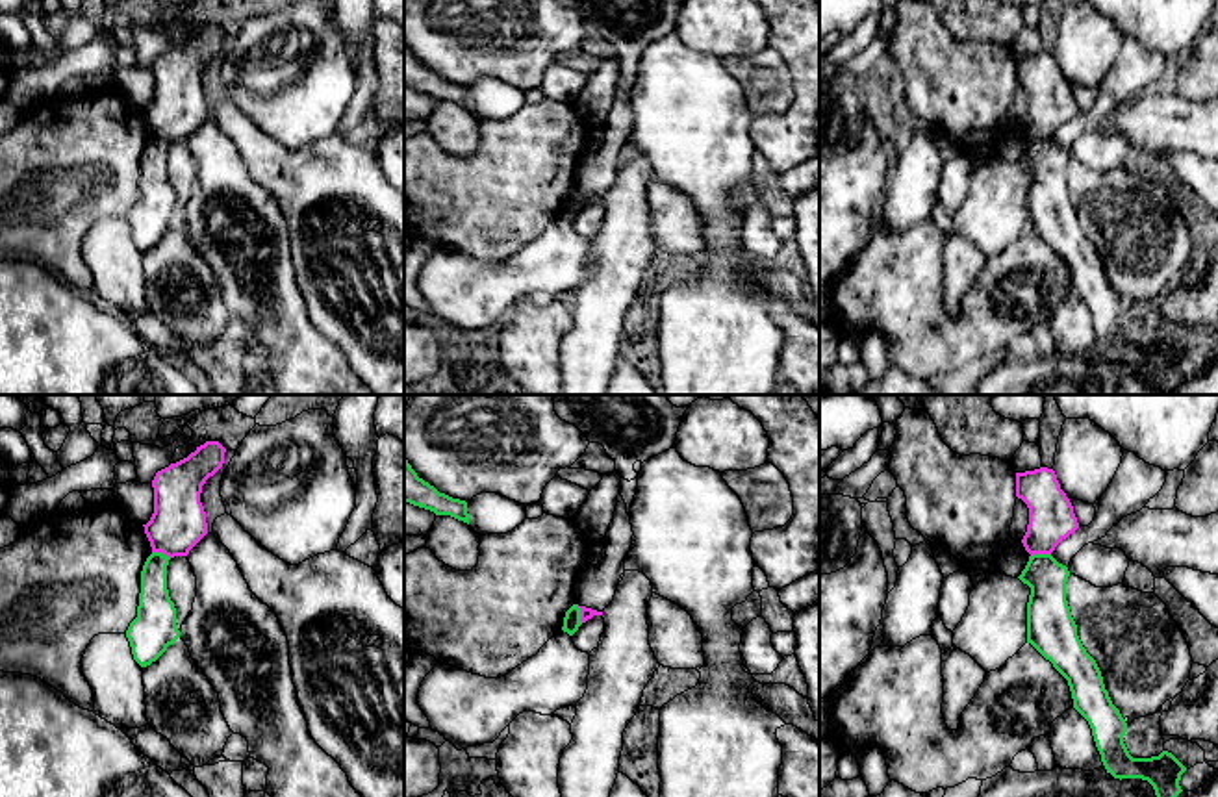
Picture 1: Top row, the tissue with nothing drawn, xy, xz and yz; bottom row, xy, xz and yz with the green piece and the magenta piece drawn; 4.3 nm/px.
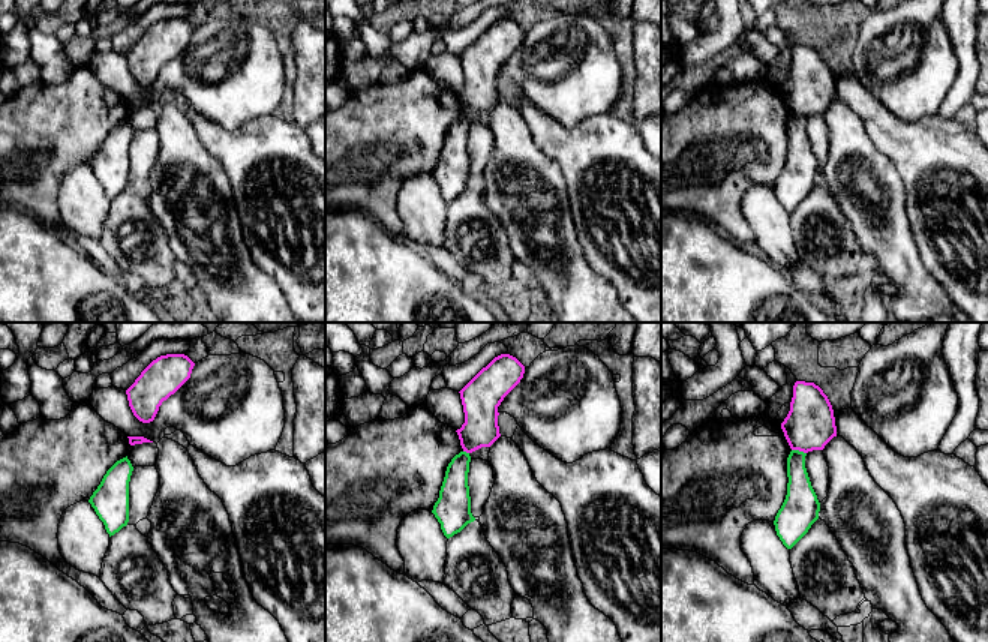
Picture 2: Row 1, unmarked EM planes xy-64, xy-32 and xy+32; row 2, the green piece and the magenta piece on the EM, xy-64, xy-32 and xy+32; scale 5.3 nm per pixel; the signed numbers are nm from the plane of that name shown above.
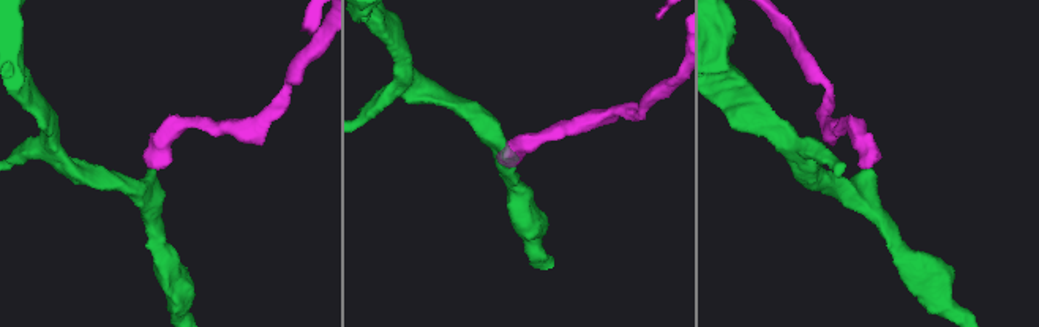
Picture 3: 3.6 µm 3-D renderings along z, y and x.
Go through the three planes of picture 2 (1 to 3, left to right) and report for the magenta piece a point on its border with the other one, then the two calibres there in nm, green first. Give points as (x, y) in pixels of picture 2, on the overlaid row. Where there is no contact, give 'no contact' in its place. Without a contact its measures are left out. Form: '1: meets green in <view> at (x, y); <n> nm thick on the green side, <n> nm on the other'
1: no contact
2: meets green in xy-32 at (465, 452); 160 nm thick on the green side, 190 nm on the other
3: meets green in xy+32 at (798, 450); 160 nm thick on the green side, 280 nm on the other

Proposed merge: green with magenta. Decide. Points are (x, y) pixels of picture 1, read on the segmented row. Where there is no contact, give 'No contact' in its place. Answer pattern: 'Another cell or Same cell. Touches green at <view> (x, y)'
Another cell. Touches green at yz (1040, 555)

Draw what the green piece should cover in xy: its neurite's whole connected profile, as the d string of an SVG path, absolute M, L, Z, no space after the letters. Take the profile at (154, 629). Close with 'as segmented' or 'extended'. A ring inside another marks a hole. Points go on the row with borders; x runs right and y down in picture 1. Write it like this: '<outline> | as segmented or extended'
M152 552L141 571L137 617L126 630L133 660L141 667L156 662L180 638L176 608L167 589L169 560Z | as segmented

